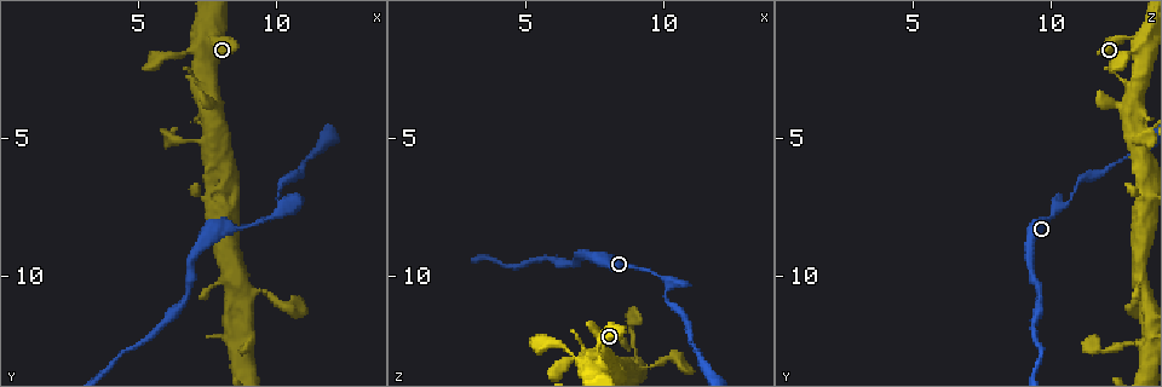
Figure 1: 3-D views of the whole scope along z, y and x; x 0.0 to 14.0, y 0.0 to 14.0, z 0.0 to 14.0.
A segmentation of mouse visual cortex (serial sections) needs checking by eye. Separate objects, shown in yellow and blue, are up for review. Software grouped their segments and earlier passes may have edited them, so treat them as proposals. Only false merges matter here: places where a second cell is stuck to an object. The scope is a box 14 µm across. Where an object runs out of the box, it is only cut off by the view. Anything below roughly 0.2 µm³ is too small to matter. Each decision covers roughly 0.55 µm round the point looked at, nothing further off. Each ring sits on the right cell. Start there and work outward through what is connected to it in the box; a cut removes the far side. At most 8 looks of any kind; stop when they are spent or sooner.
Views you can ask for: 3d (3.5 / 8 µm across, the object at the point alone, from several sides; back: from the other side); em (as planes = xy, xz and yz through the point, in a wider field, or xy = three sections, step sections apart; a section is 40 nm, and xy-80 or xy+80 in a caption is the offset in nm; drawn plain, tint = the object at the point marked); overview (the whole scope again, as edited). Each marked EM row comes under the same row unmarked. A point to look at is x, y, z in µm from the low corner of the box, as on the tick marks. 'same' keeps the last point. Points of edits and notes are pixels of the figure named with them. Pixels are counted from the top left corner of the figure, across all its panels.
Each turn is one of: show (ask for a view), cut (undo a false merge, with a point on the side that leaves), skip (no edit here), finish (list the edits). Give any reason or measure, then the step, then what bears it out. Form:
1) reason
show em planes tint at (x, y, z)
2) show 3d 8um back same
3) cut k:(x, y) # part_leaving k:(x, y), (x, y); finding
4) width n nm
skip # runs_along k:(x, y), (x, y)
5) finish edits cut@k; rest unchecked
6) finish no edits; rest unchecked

sudden change in width
show em xy step 3 tint at (6.5, 2.0, 12.7)

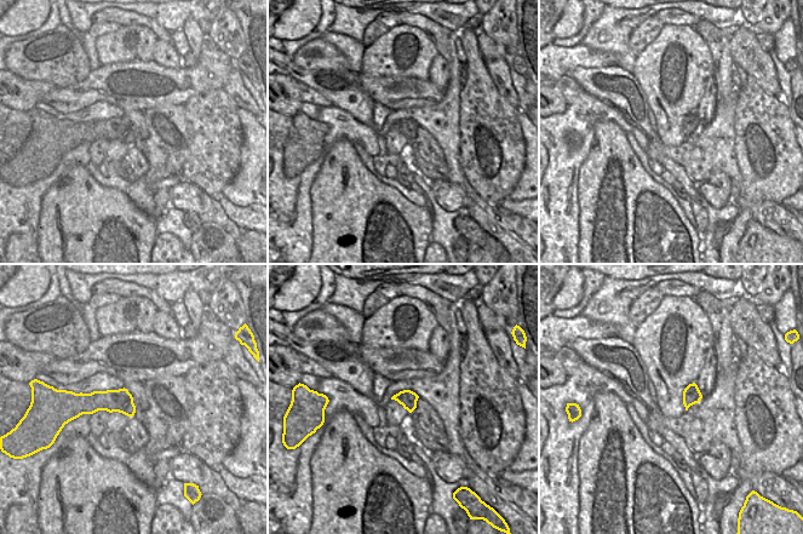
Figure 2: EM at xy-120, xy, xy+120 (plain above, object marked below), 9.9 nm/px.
show 3d 3.5um back same

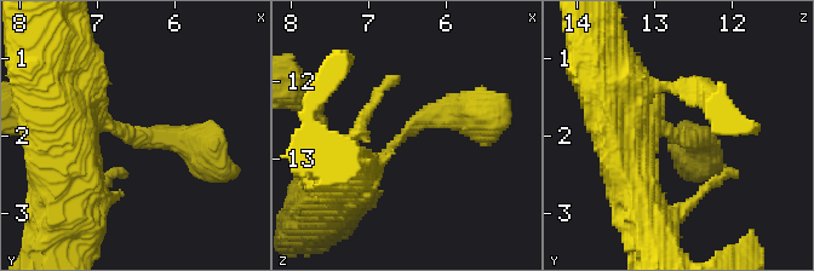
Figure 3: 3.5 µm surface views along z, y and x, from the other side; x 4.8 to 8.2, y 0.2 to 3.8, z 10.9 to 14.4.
width 180 nm
skip # runs_along 3:(339, 188), (417, 122), (474, 114); one cell here

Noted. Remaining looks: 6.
abrupt turn
show 3d 8um back at (7.5, 4.8, 13.1)

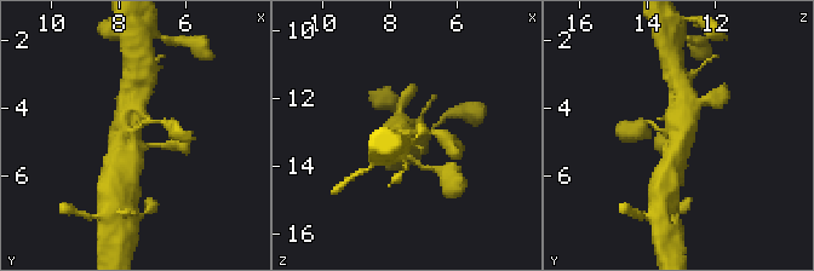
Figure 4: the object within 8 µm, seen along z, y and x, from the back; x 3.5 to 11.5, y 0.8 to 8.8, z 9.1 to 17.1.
zoom in
show 3d 3.5um at (7.5, 4.8, 13.1)

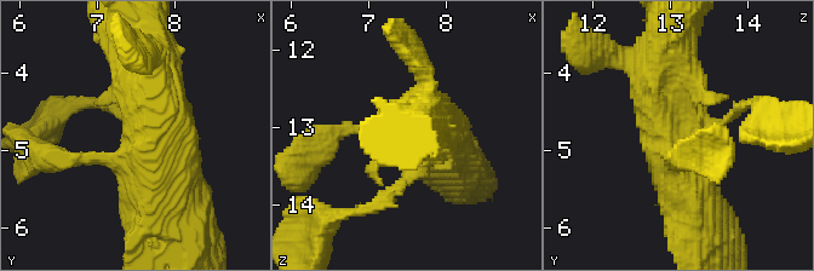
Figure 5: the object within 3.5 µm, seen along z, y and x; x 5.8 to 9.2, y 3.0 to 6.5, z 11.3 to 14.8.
now the EM
show em planes tint at (7.55, 4.75, 13.20)

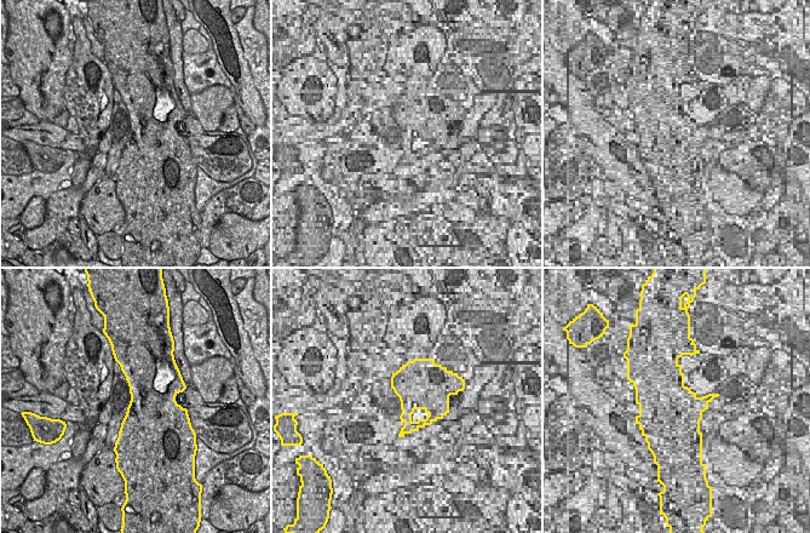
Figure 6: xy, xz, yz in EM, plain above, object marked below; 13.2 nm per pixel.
skip # runs_along 5:(663, 70), (669, 163), (703, 223); one cell here

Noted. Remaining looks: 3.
narrows sharply
show 3d 8um at (10.1, 7.0, 10.8)

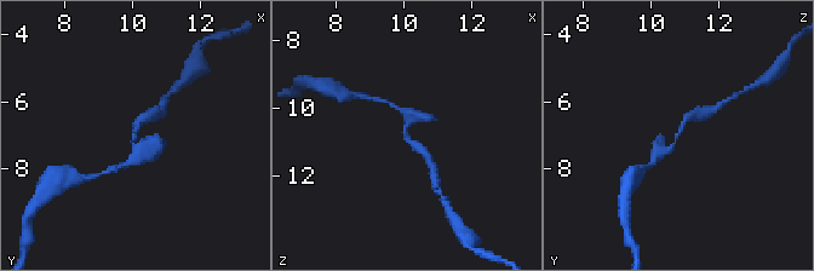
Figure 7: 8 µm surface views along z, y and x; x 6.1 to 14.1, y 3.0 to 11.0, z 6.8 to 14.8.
arm_widths 250, 350 nm
show em xy step 3 tint at (10.1, 7.1, 10.7)

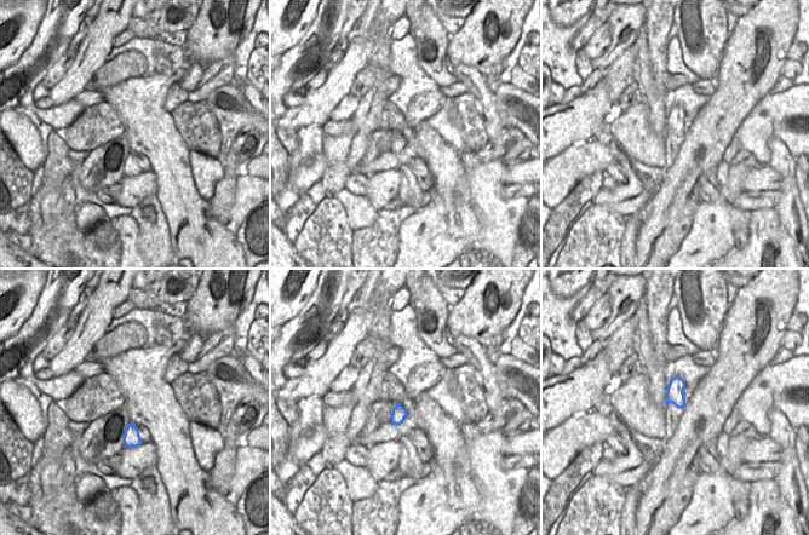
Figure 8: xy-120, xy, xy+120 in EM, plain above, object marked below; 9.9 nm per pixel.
skip # runs_along 7:(654, 159), (671, 148), (693, 114); one cell here

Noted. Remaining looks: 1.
finish no edits; rest unchecked

